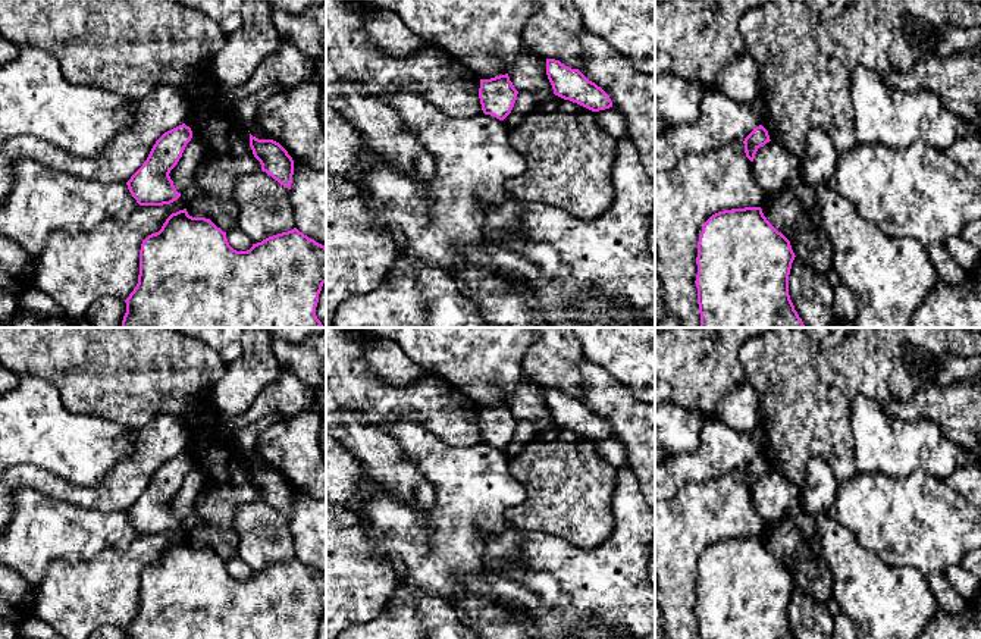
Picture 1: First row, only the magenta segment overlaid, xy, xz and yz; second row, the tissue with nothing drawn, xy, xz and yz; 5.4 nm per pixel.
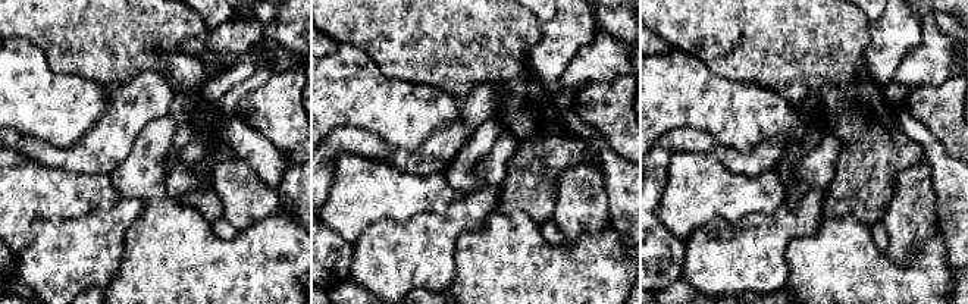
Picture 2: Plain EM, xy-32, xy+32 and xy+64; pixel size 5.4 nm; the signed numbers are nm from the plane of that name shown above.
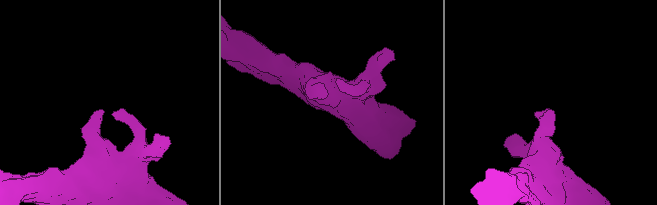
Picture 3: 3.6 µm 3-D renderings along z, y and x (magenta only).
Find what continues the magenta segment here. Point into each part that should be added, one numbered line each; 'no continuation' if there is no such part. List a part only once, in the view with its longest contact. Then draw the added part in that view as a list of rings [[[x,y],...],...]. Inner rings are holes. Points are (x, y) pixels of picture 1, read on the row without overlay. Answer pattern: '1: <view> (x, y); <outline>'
no continuation

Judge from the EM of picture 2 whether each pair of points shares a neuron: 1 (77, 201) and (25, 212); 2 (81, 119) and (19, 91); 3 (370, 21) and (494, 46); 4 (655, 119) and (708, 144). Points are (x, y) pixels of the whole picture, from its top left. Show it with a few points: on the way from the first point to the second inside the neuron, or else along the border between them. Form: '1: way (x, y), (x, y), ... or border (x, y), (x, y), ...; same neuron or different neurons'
1: way (63, 201), (38, 201); same neuron
2: way (66, 109), (52, 107), (34, 100); same neuron
3: way (401, 21), (439, 21), (453, 31), (463, 33); same neuron
4: border (708, 132), (674, 127), (667, 129), (655, 143); different neurons

